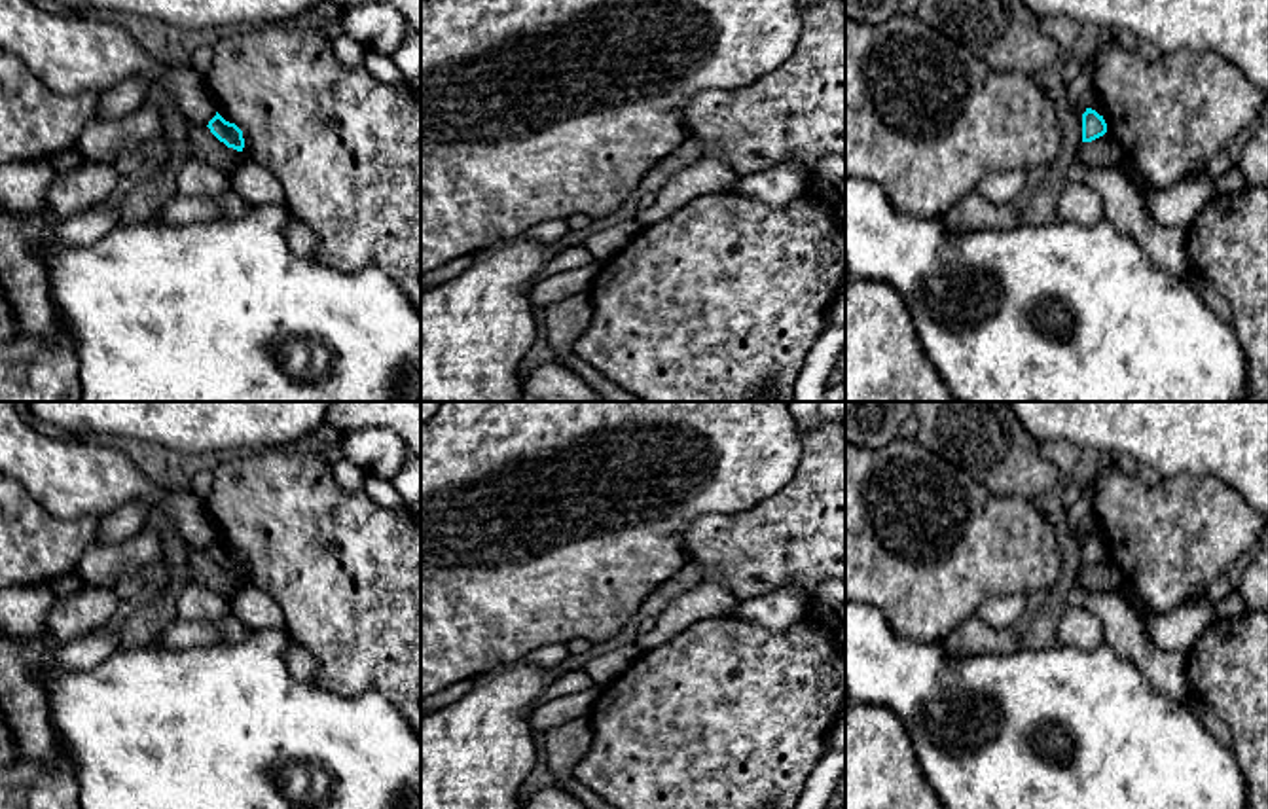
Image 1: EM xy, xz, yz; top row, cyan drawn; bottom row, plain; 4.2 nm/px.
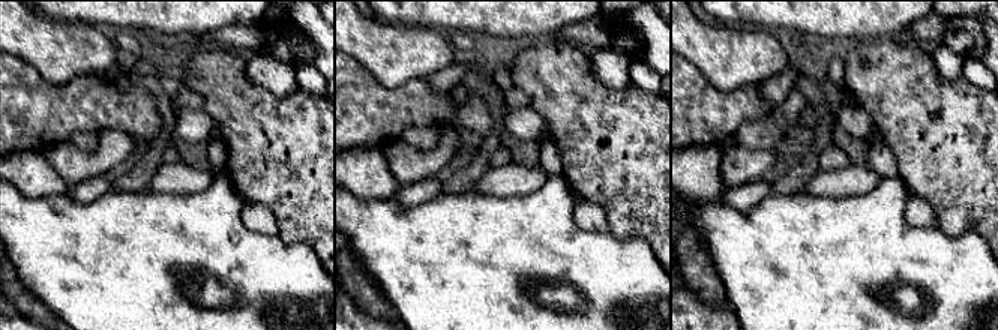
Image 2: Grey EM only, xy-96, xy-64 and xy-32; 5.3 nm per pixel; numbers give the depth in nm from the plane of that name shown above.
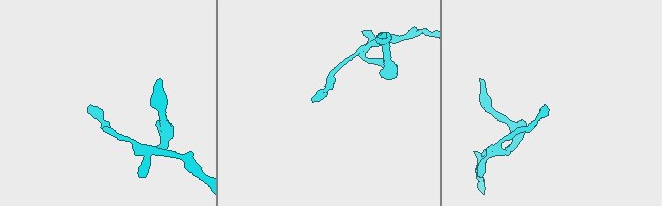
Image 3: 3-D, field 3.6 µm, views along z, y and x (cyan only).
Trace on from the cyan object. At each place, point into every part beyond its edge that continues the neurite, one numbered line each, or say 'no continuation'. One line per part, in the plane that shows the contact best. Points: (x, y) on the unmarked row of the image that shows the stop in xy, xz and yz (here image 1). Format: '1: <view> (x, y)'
no continuation

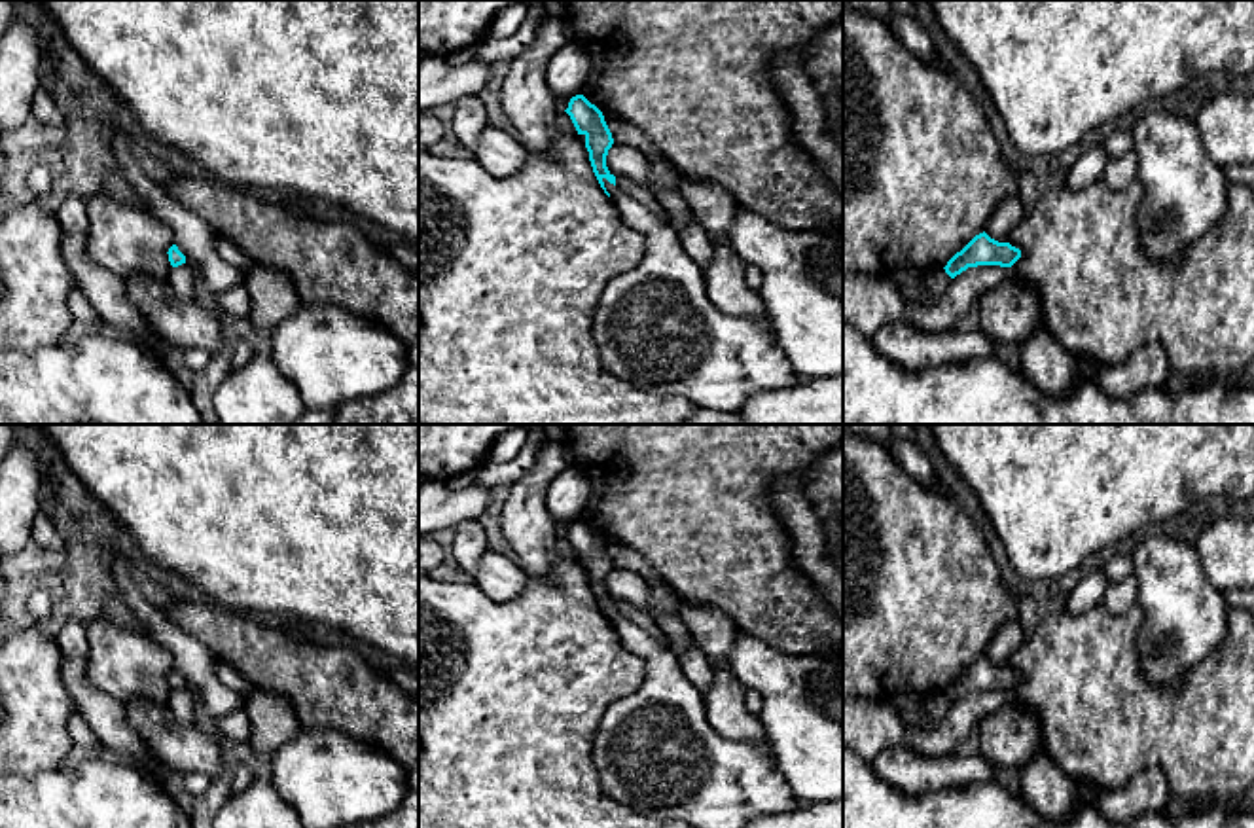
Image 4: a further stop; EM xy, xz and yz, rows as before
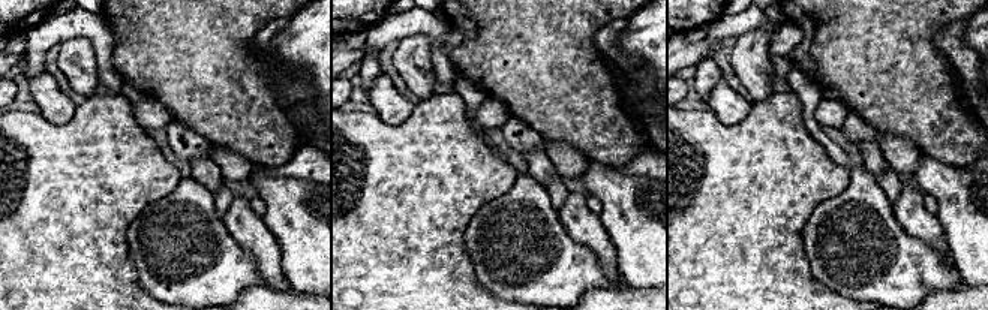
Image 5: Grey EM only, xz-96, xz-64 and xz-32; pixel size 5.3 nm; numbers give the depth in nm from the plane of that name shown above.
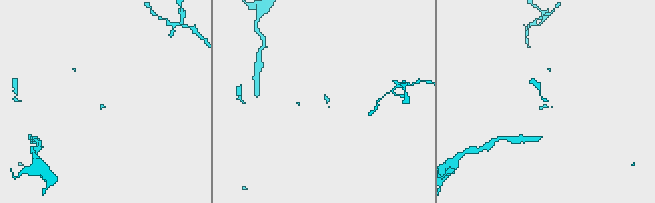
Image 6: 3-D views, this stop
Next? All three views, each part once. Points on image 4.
1: xz (656, 753)

